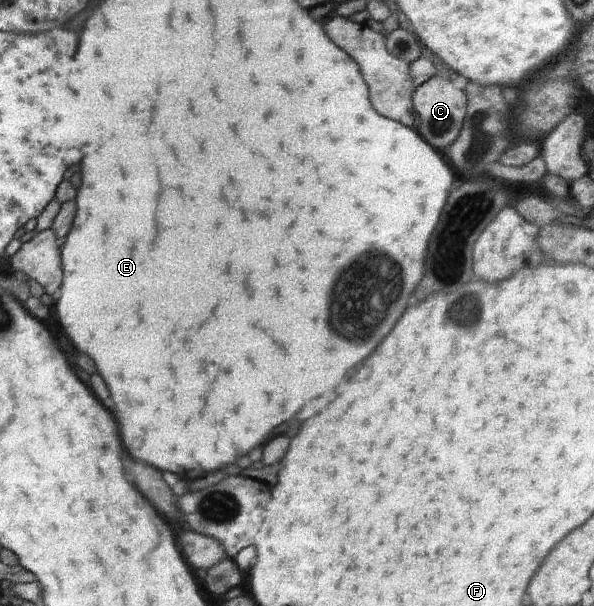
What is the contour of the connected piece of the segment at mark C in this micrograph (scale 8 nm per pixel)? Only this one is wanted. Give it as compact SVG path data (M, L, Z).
M434 75L425 83L415 87L412 95L413 110L416 114L416 131L440 153L445 153L458 138L467 109L467 96L462 89L455 87L450 80Z

